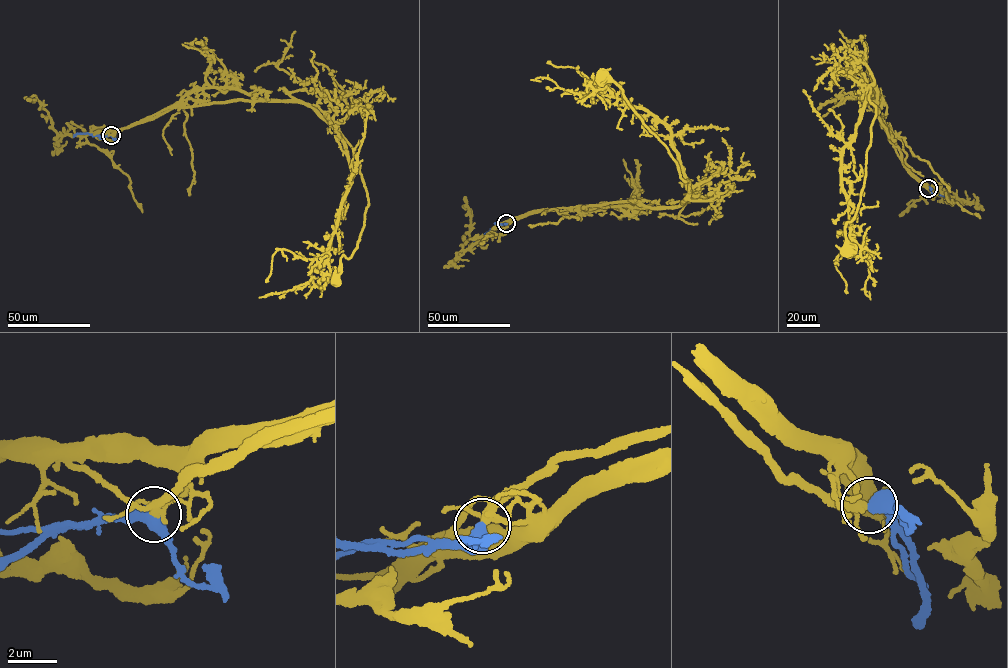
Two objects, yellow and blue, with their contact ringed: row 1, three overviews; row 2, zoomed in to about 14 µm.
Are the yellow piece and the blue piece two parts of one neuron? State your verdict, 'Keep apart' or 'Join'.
Join

